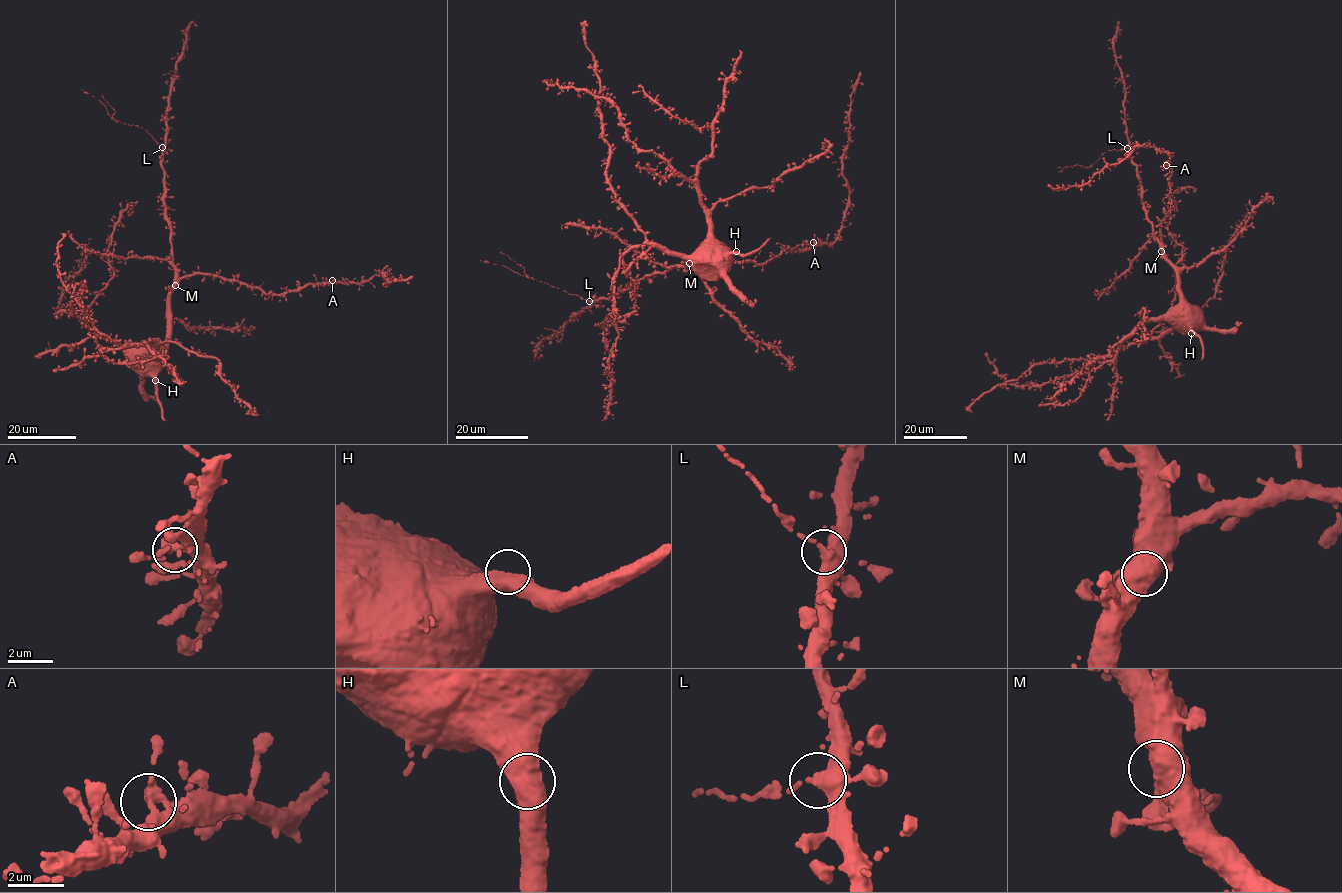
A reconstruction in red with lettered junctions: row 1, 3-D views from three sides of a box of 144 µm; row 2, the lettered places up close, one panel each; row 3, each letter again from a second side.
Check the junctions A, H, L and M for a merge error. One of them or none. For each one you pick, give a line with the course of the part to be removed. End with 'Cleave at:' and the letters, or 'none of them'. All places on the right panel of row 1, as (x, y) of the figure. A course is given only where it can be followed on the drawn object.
L: course (1126, 148), (1108, 150), (1090, 167), (1077, 165), (1058, 171)
Cleave at: L

